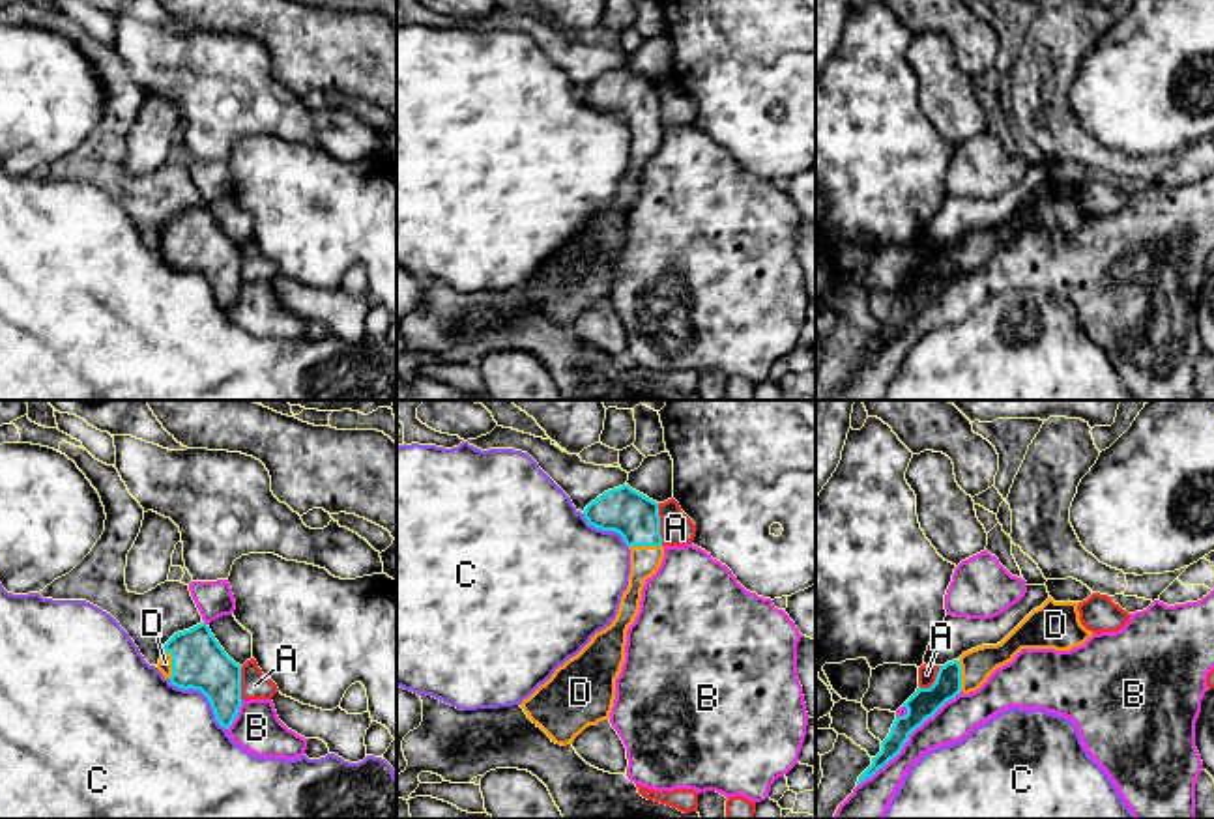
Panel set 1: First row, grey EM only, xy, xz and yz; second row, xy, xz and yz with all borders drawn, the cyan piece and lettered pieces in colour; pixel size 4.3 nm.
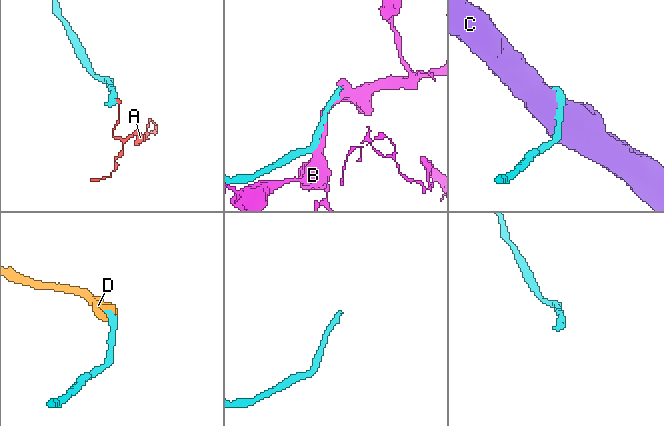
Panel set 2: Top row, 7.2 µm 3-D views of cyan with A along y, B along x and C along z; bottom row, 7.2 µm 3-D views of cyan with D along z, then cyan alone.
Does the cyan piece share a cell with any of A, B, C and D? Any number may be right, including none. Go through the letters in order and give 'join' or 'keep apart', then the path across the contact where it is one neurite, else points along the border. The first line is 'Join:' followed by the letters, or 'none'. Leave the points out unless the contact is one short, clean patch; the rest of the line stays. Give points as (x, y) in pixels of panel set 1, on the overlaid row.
Join: D
A: keep apart; border xz (657, 503), (663, 545)
B: keep apart
C: keep apart
D: join

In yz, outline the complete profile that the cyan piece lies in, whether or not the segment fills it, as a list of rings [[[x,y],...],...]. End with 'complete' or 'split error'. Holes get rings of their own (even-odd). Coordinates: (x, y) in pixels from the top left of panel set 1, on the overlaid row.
[[[1049,596],[1001,643],[971,649],[958,660],[941,666],[935,682],[930,688],[918,686],[902,705],[907,709],[907,714],[896,716],[889,737],[881,742],[881,752],[872,757],[872,765],[859,776],[857,785],[894,759],[909,740],[909,735],[947,701],[960,692],[978,690],[997,668],[1012,662],[1021,649],[1070,651],[1083,645],[1094,632],[1081,625],[1077,606],[1079,602],[1055,602]]]; split error

